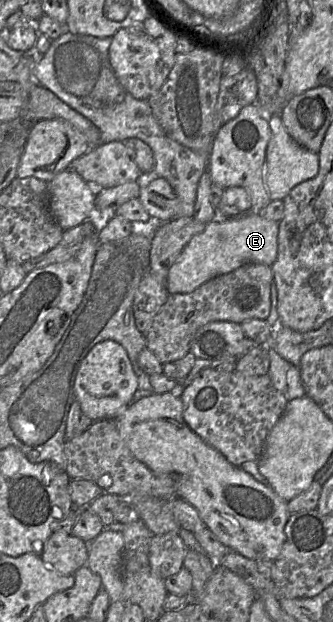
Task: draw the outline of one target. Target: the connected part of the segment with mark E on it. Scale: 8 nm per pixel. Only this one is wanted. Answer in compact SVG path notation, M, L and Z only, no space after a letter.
M249 212L233 218L216 218L206 224L204 231L193 236L169 269L166 288L169 294L191 293L209 280L230 273L247 263L272 266L277 259L279 222Z

